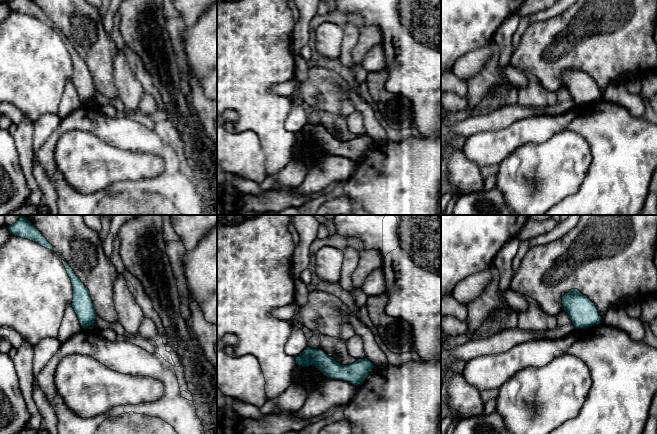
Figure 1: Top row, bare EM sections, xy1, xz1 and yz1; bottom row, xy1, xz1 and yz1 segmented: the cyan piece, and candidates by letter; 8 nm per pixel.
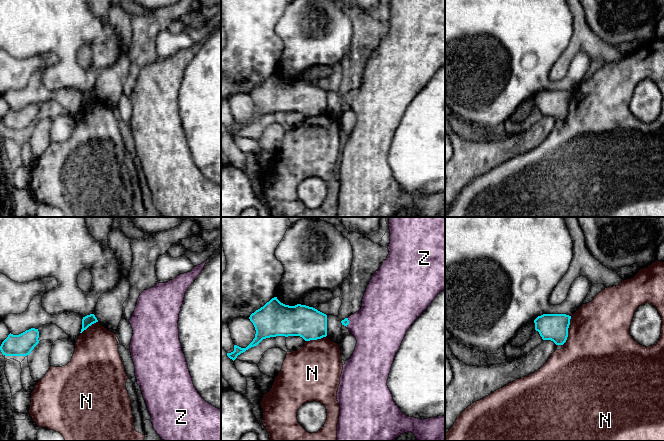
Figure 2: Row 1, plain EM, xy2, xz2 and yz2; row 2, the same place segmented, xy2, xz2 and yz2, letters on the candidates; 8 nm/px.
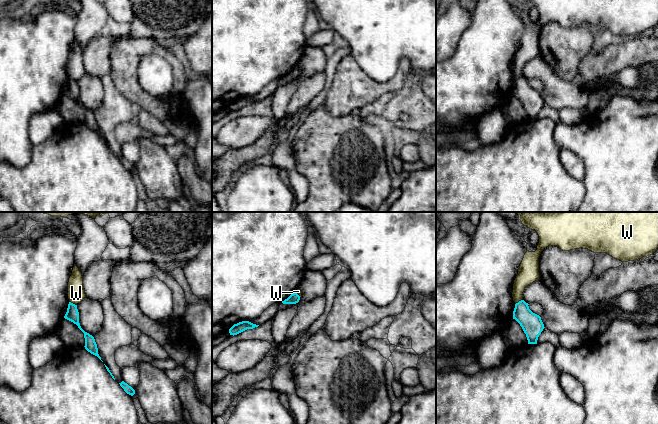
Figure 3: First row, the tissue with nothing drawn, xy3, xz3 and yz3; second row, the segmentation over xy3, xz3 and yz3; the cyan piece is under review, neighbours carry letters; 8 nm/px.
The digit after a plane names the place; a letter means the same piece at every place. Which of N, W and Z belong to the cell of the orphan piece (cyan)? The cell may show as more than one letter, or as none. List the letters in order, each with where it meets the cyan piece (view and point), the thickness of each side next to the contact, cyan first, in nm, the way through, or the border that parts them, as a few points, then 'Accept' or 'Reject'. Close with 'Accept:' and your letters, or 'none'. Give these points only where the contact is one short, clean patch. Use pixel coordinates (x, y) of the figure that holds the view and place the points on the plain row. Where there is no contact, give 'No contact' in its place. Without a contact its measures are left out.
N: Touches cyan at yz2 (567, 107). Thickness 220 nm (cyan) against 500 nm. Boundary: yz2 (571, 92), (568, 112), (562, 121). Reject
W: Touches cyan at xy3 (72, 79). Thickness 110 nm (cyan) against 140 nm. Boundary: xy3 (69, 77), (76, 81). Reject
Z: Touches cyan at xz2 (348, 98). Thickness 60 nm (cyan) against 400 nm. Path across: xz2 (345, 98), (348, 98), (363, 101), (379, 101). Accept
Accept: Z

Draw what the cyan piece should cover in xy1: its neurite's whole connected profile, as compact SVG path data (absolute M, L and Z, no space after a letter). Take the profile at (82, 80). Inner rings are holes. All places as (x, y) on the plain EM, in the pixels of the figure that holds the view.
M62 36L73 63L72 83L83 105L95 102L97 90L95 88L89 65L76 52L67 38Z

